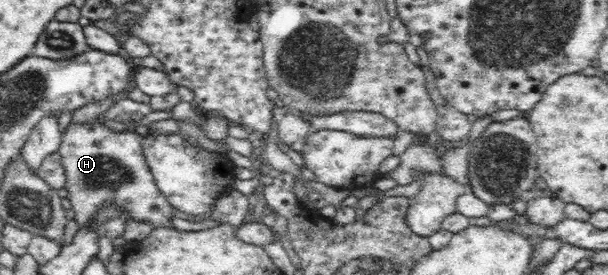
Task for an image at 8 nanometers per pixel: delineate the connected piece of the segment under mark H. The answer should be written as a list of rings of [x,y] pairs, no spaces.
[[[98,122],[94,124],[84,124],[84,126],[75,126],[70,124],[66,128],[66,132],[61,136],[61,143],[57,150],[61,156],[61,163],[65,168],[65,175],[67,176],[66,190],[70,192],[69,201],[71,208],[76,212],[74,219],[80,226],[86,226],[88,220],[96,213],[98,206],[103,206],[104,202],[117,202],[117,206],[122,206],[134,220],[140,222],[150,222],[154,226],[170,226],[170,218],[174,216],[172,205],[168,203],[166,197],[160,193],[160,189],[154,183],[152,173],[148,171],[148,165],[142,149],[140,149],[140,142],[142,136],[134,134],[134,132],[112,132],[106,126],[100,126]]]

